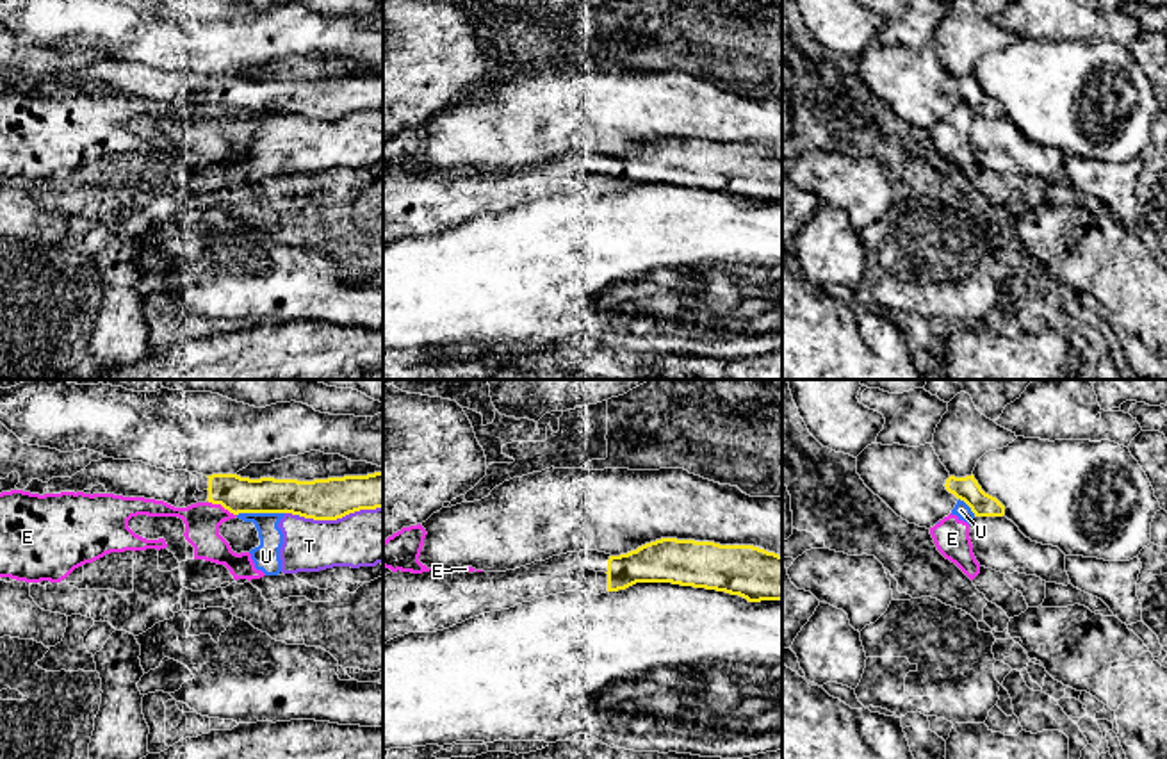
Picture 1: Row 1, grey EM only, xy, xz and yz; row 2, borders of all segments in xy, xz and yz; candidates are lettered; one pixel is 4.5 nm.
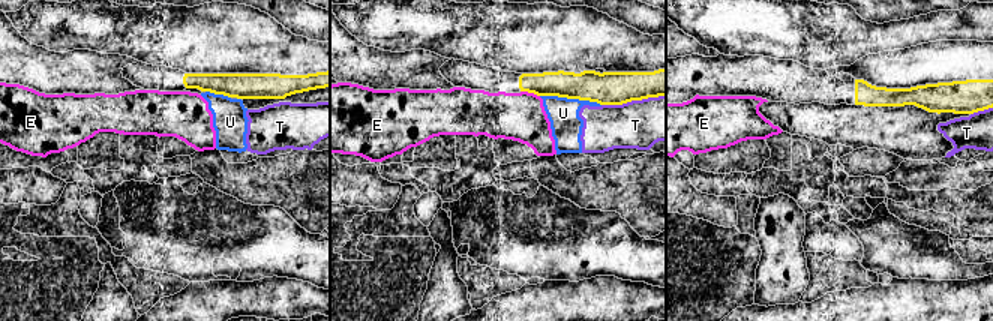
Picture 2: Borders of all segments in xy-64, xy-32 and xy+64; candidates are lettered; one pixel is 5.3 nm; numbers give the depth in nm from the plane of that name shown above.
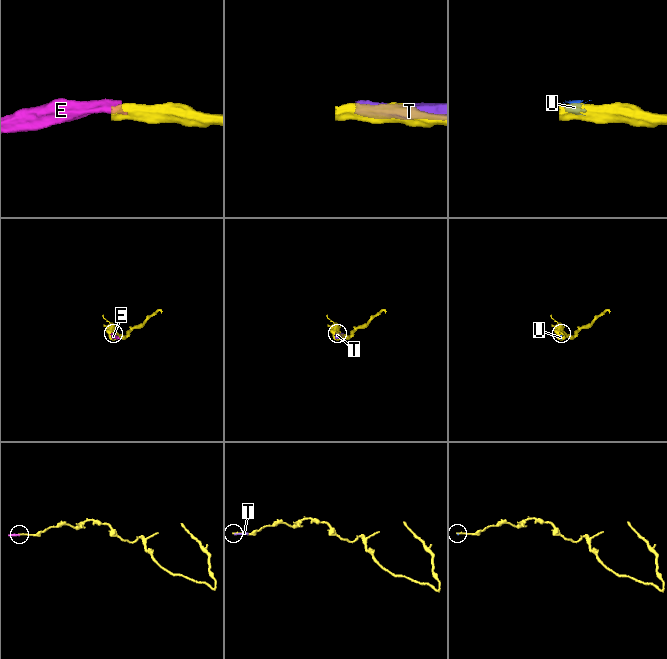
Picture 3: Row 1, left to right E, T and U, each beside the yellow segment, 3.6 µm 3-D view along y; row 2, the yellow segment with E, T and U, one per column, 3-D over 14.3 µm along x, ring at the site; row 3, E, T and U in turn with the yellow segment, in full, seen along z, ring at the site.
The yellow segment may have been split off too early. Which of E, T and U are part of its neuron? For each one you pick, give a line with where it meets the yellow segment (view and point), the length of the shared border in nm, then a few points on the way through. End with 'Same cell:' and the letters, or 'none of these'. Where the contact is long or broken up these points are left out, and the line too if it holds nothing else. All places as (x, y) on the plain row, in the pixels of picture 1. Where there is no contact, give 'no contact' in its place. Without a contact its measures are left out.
Same cell: none of these

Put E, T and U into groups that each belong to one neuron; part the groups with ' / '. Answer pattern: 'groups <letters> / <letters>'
groups E T U

